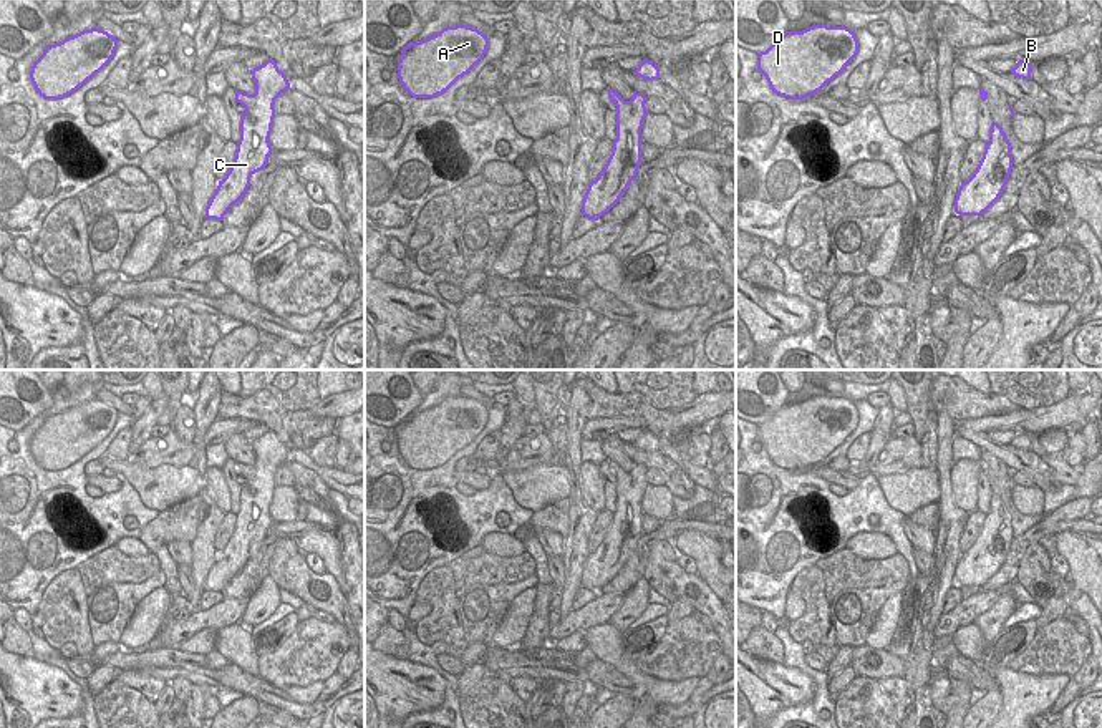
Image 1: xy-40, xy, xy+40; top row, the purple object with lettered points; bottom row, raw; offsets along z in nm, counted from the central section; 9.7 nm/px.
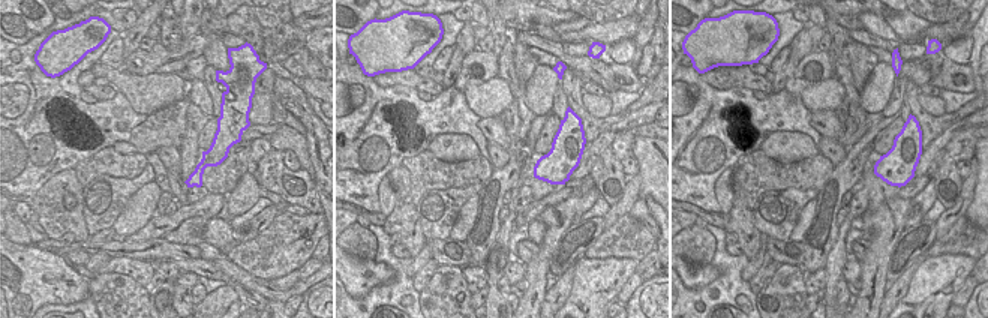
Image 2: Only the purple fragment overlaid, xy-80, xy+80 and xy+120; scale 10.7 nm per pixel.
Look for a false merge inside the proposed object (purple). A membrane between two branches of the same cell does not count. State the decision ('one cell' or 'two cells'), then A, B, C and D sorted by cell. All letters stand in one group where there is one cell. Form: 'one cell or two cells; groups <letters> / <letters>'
one cell; groups A B C D

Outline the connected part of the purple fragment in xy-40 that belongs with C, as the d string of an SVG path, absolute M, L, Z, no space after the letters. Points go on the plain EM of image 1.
M273 431L250 441L250 446L255 464L235 463L235 474L245 479L235 529L205 579L205 590L224 592L229 580L247 564L250 549L267 537L273 522L268 512L275 489L273 476L282 464L290 461L290 454Z

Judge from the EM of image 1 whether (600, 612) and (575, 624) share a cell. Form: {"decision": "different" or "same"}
{"decision": "same"}

